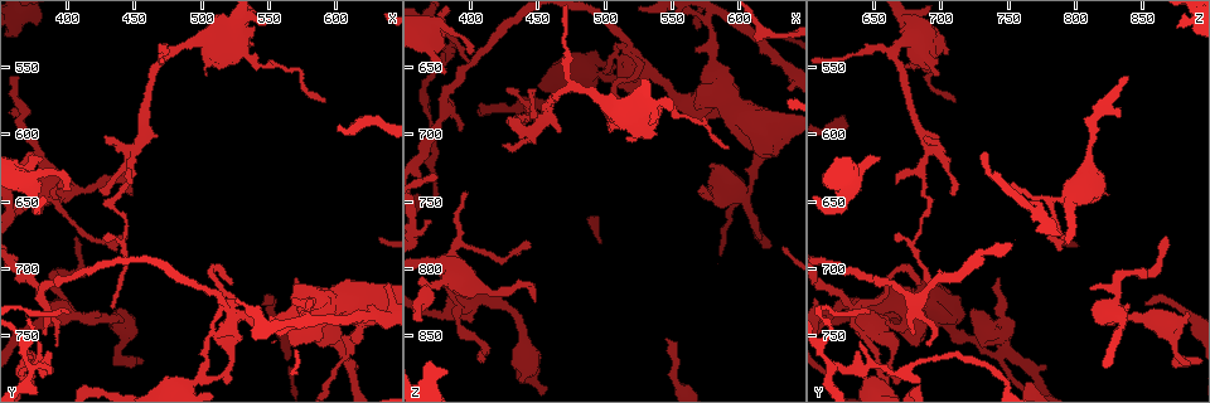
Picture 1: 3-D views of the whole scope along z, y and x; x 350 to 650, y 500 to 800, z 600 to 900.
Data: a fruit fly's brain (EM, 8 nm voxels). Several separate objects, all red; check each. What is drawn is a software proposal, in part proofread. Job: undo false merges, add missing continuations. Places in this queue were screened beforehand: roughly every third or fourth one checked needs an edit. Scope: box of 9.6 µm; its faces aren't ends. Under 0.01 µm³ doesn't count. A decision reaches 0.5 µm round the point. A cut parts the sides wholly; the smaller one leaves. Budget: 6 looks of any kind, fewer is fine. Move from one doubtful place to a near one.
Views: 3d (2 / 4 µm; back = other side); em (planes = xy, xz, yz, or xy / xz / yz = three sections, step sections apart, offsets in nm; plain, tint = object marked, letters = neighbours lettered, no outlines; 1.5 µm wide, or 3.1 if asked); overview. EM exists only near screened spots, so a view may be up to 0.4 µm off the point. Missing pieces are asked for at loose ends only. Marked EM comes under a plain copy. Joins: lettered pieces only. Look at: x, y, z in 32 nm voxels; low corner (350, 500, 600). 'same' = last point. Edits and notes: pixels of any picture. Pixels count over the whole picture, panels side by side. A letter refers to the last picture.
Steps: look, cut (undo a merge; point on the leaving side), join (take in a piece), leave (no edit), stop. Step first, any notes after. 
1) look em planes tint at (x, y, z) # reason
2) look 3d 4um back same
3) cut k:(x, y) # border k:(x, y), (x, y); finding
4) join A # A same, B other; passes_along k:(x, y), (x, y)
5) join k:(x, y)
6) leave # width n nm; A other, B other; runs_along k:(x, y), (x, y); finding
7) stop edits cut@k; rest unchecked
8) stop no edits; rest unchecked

look em xy step 8 letters at (428, 678, 664) # an open end

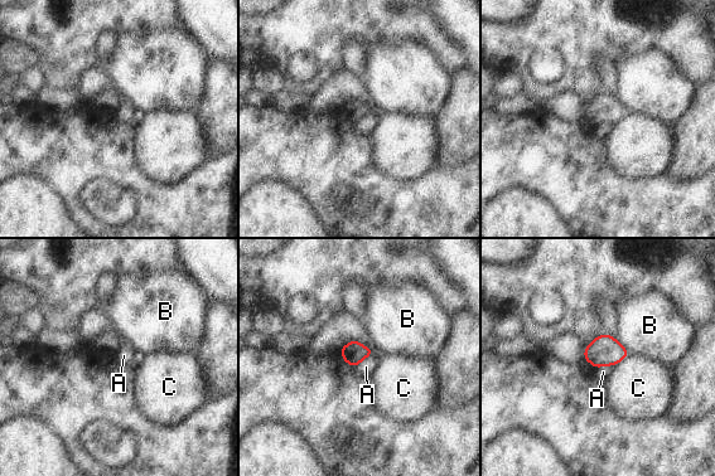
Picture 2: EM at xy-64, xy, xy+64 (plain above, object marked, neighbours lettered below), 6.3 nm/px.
look em yz step 4 letters same

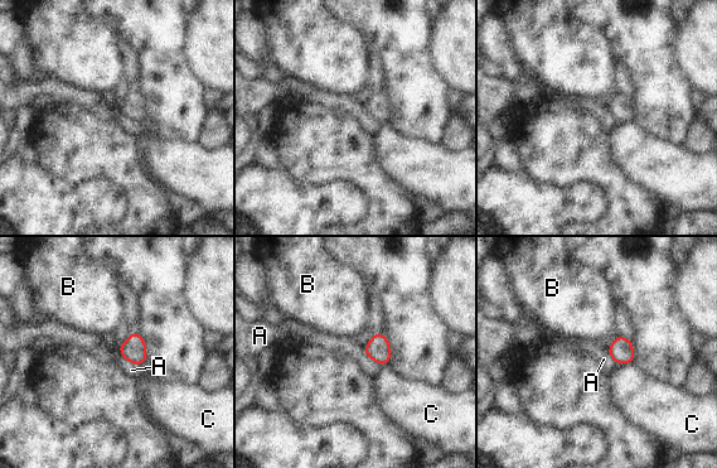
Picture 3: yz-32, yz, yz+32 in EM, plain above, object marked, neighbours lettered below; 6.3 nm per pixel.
leave # width 70 nm; A other, B other, C other; border 3:(117, 347), (126, 360), (139, 366); no lettered piece goes on from it

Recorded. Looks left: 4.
look 3d 2um at (404, 674, 868) # tapers out

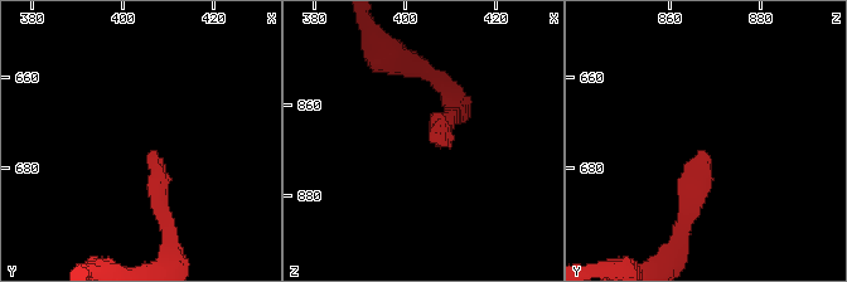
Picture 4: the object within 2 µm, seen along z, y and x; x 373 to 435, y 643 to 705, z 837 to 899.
look em yz step 4 tint at (407, 676, 868)

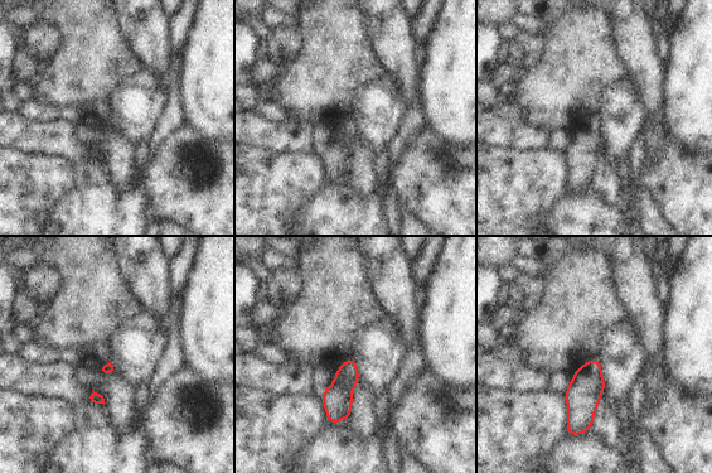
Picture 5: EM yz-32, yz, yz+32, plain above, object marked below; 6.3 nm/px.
look em planes letters same # cut it another way

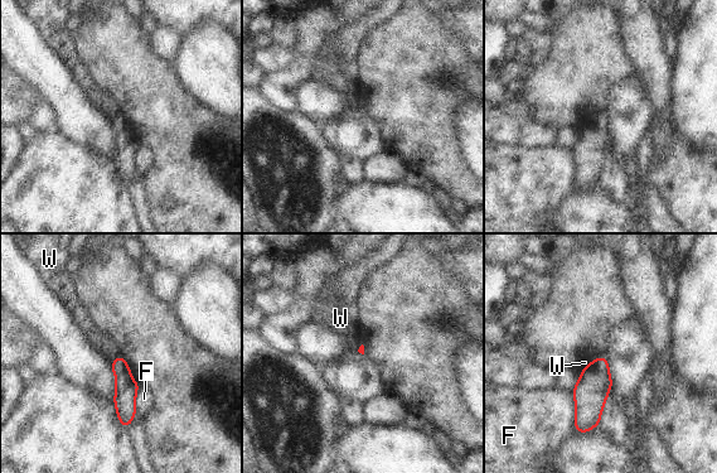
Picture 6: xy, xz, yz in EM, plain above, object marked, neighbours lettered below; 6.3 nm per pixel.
leave # F other, W other; runs_along 6:(119, 360), (125, 381), (126, 423); none of them fits

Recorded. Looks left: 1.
look em planes letters at (544, 724, 852) # thin end

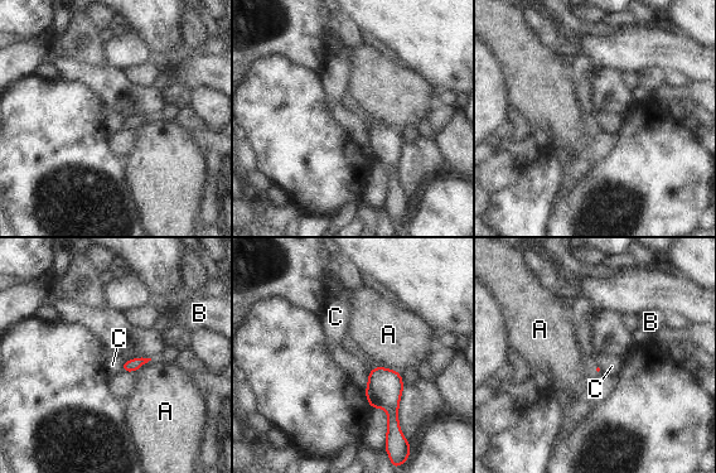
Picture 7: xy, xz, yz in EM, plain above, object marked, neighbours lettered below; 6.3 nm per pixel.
leave # longest_contact A 150 nm; A other, B other, C other; border 7:(368, 376), (368, 384), (364, 390); none of them fits

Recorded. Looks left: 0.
stop no edits; rest unchecked

